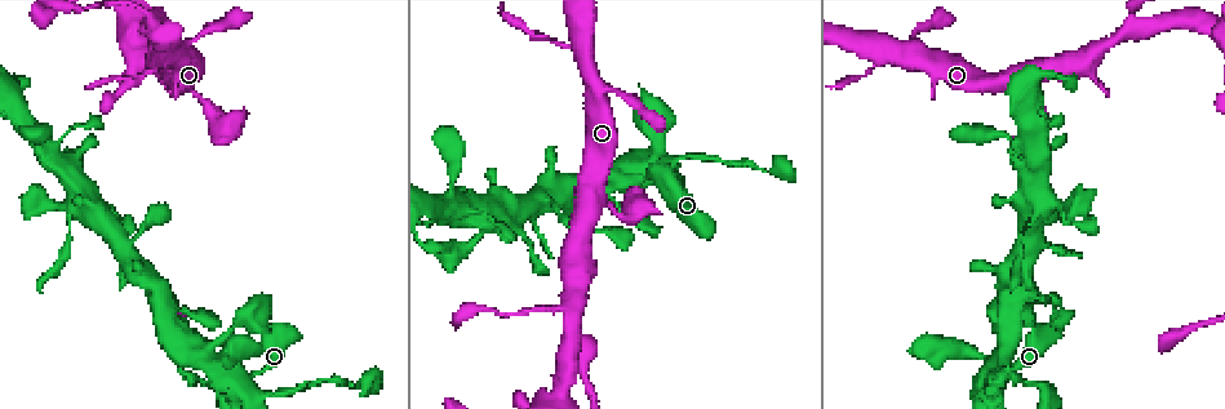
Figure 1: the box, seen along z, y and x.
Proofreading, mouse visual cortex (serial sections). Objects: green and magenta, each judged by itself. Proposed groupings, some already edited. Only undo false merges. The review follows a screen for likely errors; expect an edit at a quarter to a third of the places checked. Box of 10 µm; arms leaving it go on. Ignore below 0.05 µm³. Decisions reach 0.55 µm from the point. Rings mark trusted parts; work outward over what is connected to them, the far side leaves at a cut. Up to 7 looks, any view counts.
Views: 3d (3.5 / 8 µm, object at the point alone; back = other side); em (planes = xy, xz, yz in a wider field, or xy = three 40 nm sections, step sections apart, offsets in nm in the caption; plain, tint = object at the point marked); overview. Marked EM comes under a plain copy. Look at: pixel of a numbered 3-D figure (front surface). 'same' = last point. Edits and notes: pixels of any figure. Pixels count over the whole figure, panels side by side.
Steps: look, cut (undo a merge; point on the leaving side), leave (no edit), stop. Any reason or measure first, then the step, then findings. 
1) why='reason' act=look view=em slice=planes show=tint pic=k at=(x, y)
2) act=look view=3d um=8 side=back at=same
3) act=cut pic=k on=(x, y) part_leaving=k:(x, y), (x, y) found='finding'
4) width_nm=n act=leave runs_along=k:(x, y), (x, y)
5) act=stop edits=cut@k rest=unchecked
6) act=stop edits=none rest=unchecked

why='thin neck' act=look view=3d um=8 pic=1 at=(245, 380)

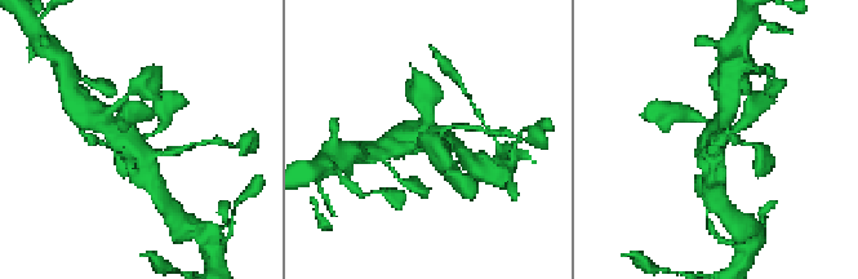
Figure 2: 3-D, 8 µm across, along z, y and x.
act=look view=3d um=3.5 at=same

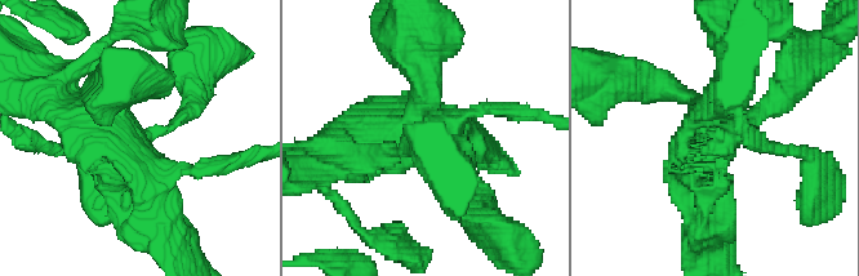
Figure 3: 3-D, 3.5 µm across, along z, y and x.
why='need the tissue' act=look view=em slice=xy step=2 show=tint pic=3 at=(129, 138)

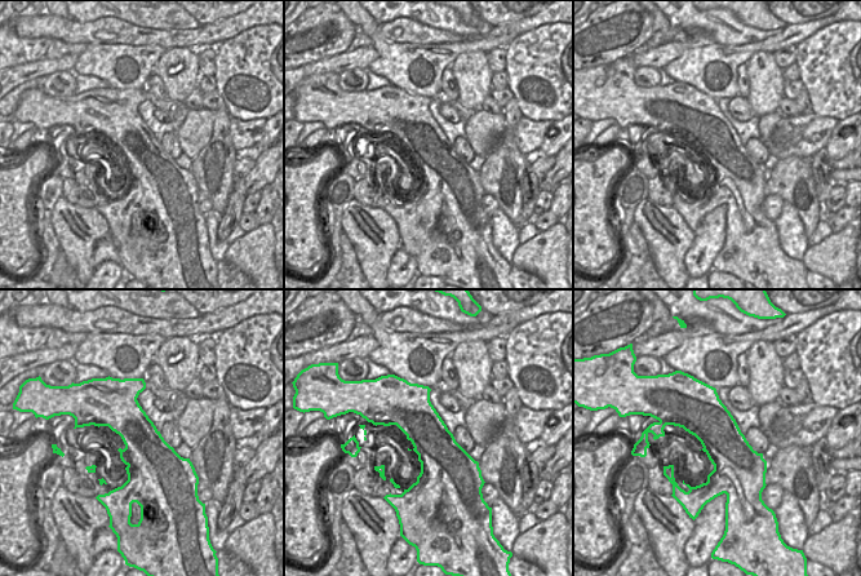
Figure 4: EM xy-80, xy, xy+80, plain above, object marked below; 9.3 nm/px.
act=leave runs_along=3:(479, 199), (419, 148), (345, 152) found='all the same cell'

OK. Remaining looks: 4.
act=look view=em slice=planes show=tint pic=1 at=(1044, 299)

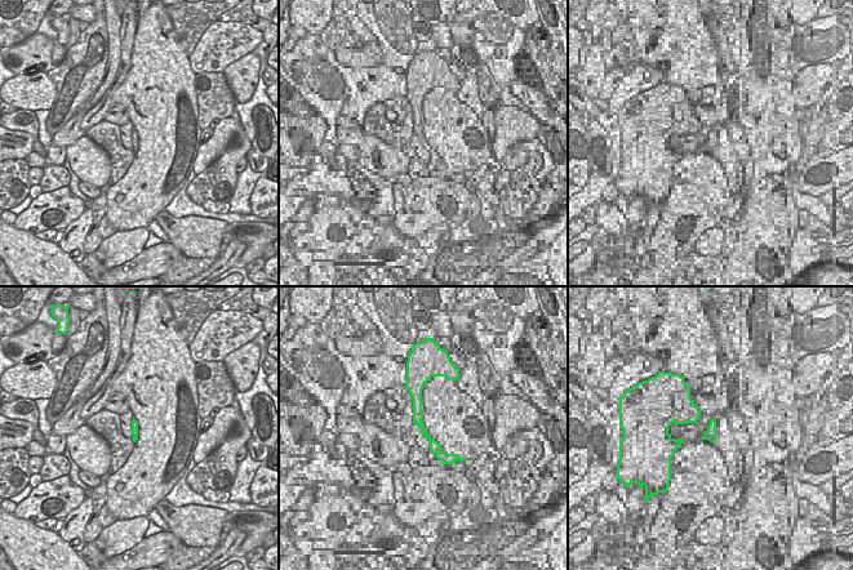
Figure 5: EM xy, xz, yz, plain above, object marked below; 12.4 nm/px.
why='wider look' act=look view=3d um=3.5 side=back at=same

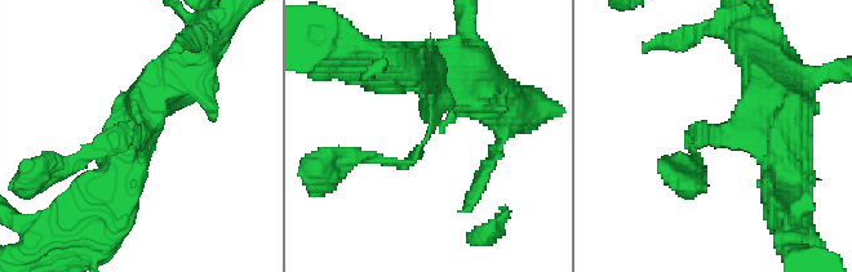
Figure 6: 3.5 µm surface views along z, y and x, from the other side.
arm_widths_nm=100,350 act=leave runs_along=6:(422, 63), (430, 136), (403, 165), (367, 159) found='continuous, no second cell'

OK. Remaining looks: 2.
why='small branch off a trunk' act=look view=em slice=planes show=tint pic=1 at=(576, 304)

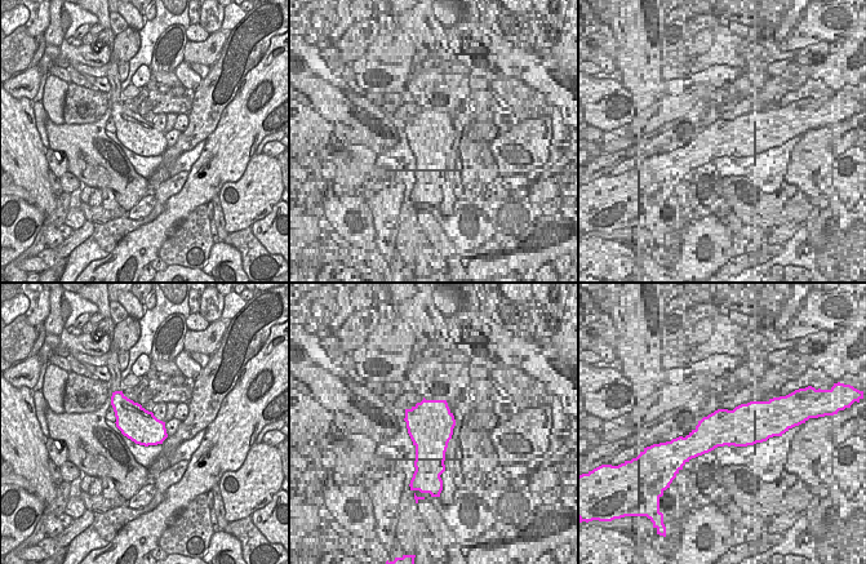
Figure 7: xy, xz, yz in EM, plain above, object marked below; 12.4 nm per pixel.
act=look view=3d um=3.5 at=same

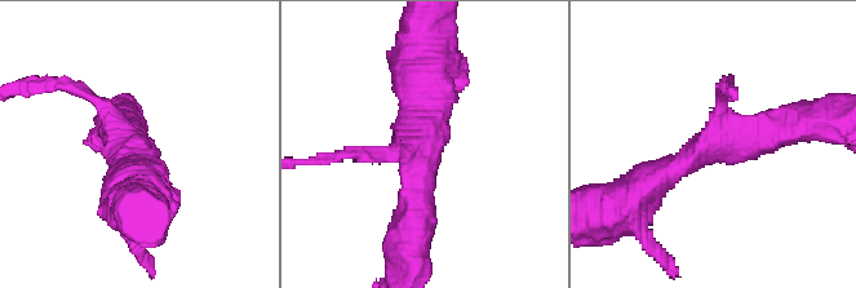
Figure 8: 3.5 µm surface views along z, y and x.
arm_widths_nm=150,450,450 act=leave runs_along=8:(644, 187), (710, 144), (795, 119) found='all the same cell'

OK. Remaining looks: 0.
act=stop edits=none rest=unchecked

